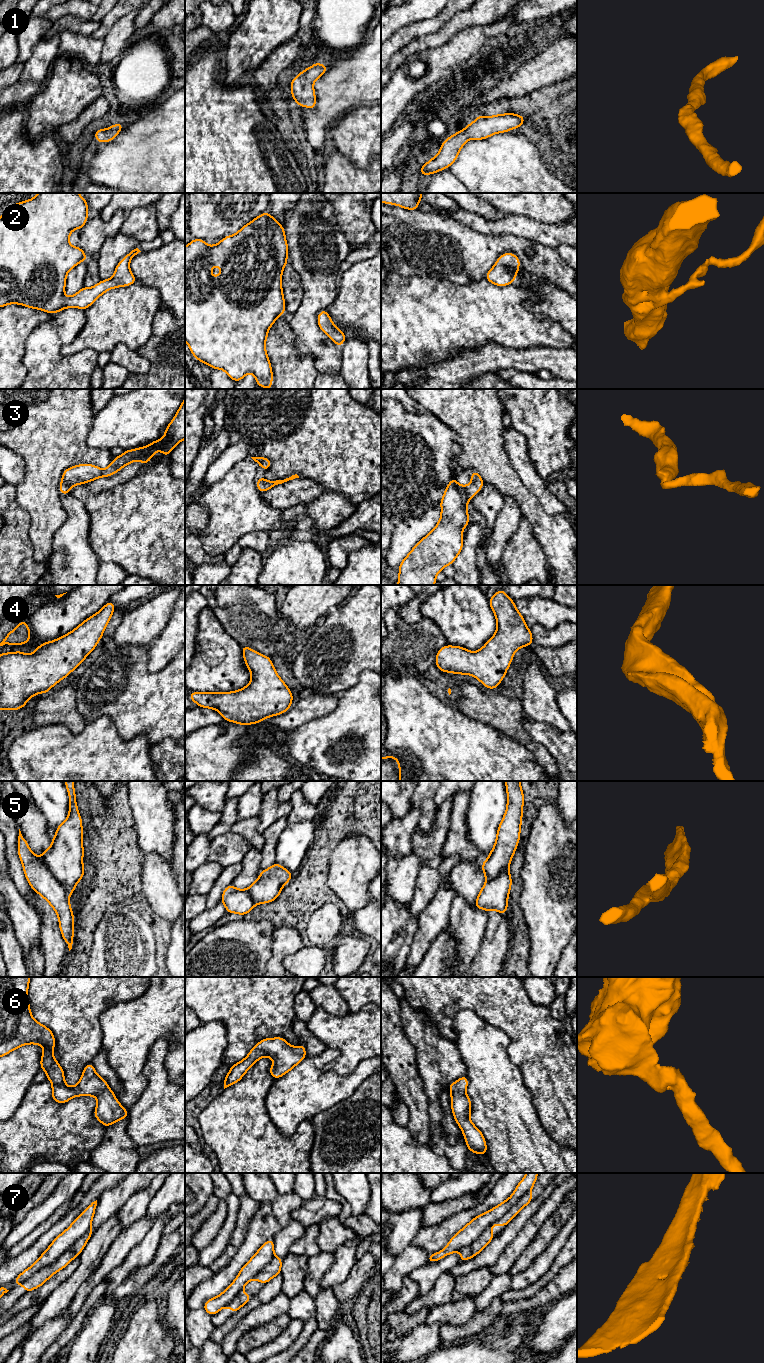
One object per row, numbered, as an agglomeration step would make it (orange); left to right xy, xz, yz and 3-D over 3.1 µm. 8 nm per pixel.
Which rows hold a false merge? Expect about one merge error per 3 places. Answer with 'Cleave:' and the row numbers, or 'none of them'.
Cleave: 5, 7

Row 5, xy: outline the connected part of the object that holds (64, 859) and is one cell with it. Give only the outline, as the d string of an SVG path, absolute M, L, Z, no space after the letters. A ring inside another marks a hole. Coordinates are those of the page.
M65 781L69 795L69 815L56 830L51 847L42 852L42 859L53 876L63 885L68 896L84 876L83 829L74 781Z

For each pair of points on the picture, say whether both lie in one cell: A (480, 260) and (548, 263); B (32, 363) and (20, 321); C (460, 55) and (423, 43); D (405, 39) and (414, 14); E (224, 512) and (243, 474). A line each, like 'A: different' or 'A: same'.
A: same
B: different
C: different
D: different
E: same

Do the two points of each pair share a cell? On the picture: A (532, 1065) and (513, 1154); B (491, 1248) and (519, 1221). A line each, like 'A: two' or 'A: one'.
A: two
B: one

